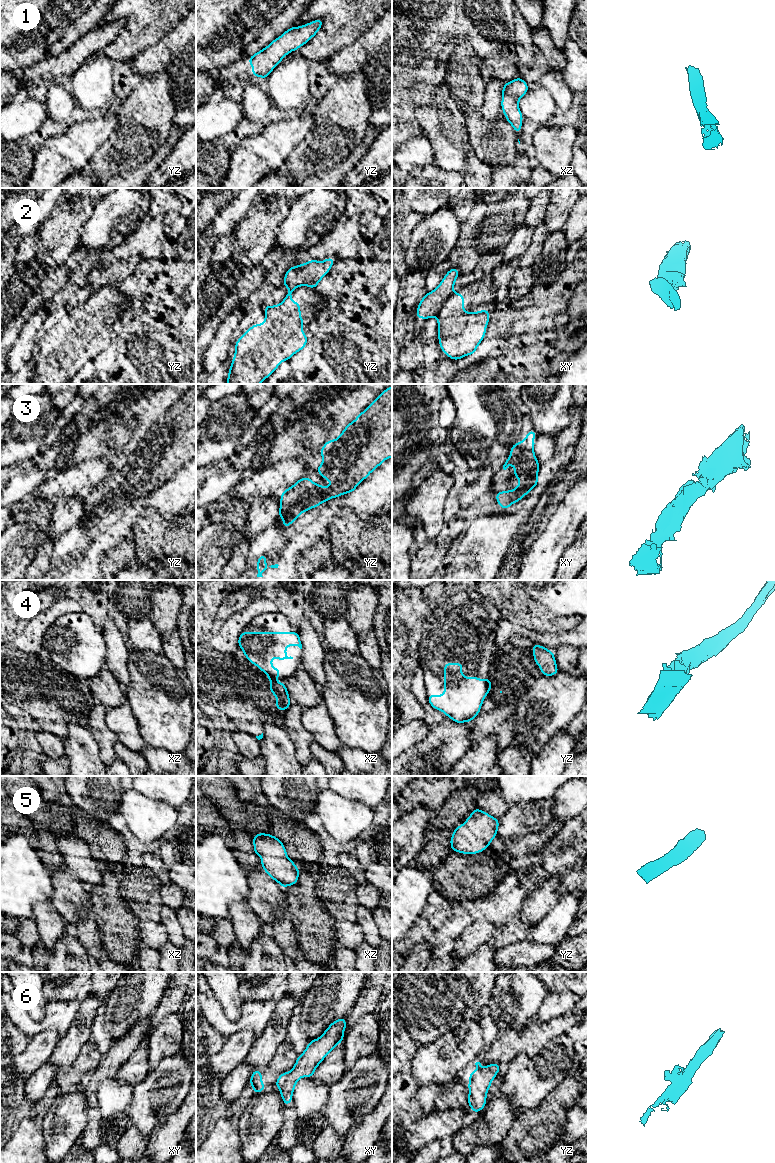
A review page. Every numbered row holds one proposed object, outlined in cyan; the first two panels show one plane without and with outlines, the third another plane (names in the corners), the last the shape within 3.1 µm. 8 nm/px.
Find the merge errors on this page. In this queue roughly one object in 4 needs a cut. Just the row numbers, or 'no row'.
2, 4

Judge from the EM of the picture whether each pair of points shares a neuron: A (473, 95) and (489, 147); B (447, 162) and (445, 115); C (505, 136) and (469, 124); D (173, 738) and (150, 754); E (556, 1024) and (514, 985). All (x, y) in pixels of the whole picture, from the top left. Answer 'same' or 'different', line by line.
A: different
B: same
C: same
D: different
E: different

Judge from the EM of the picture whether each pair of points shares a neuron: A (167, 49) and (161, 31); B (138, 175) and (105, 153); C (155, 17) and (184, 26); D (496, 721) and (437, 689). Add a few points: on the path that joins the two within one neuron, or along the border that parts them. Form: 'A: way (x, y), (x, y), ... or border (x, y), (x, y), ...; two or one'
A: border (172, 30), (143, 51); two
B: border (150, 157), (135, 167), (115, 173), (111, 177); two
C: border (185, 16), (172, 30); two
D: border (480, 712), (470, 722); two

